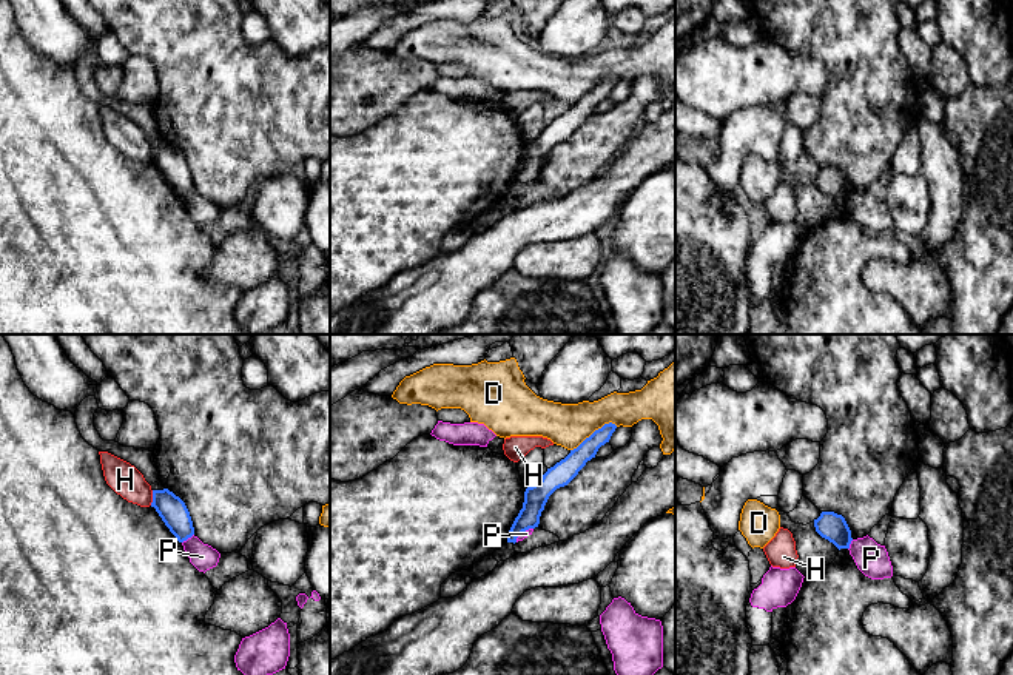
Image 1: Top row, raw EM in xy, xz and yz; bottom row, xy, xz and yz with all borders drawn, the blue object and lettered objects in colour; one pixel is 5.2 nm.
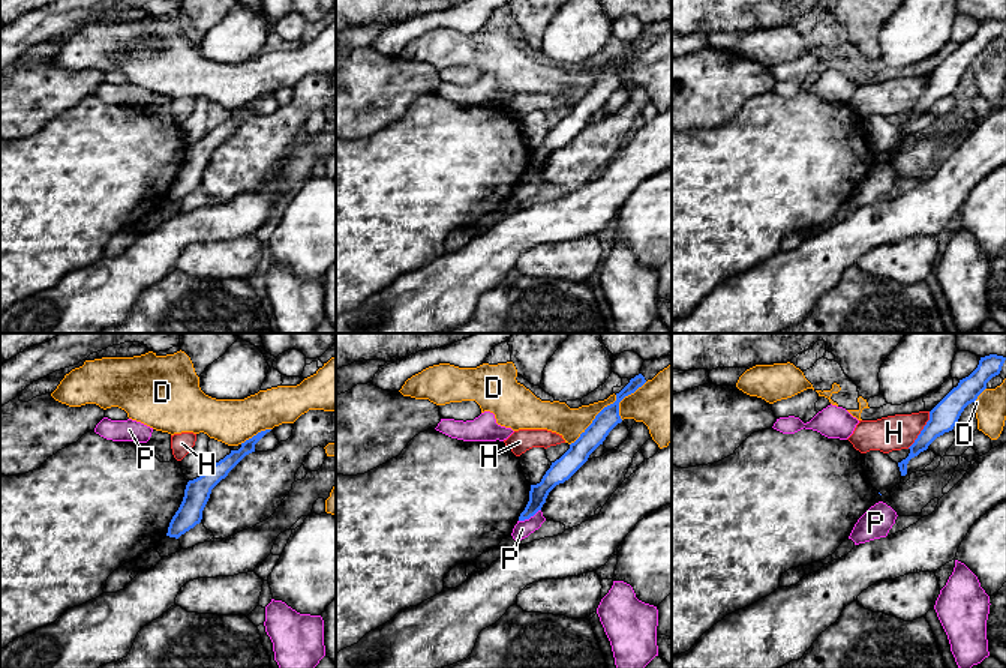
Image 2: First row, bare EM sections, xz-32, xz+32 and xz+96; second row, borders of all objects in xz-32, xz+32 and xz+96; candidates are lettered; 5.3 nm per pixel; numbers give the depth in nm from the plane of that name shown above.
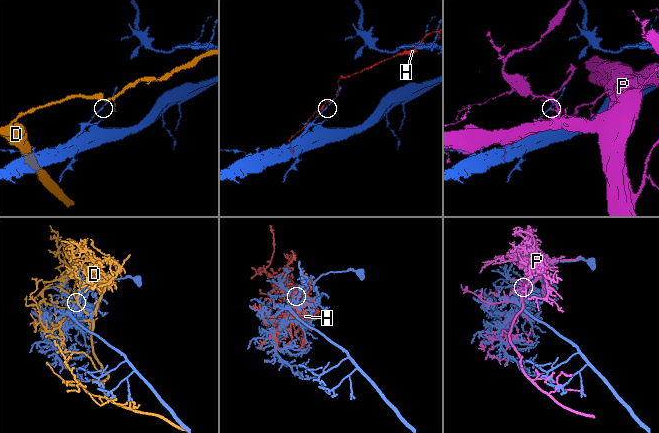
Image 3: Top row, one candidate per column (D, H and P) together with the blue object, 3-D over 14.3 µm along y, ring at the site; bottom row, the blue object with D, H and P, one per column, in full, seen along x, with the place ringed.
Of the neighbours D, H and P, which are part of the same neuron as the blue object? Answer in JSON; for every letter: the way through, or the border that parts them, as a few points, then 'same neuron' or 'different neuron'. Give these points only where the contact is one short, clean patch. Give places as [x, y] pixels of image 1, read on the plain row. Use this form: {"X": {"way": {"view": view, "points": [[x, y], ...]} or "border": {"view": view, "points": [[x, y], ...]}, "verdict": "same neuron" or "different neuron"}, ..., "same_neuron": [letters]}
{"D": {"verdict": "different neuron"}, "H": {"verdict": "different neuron"}, "P": {"verdict": "different neuron"}, "same_neuron": []}

